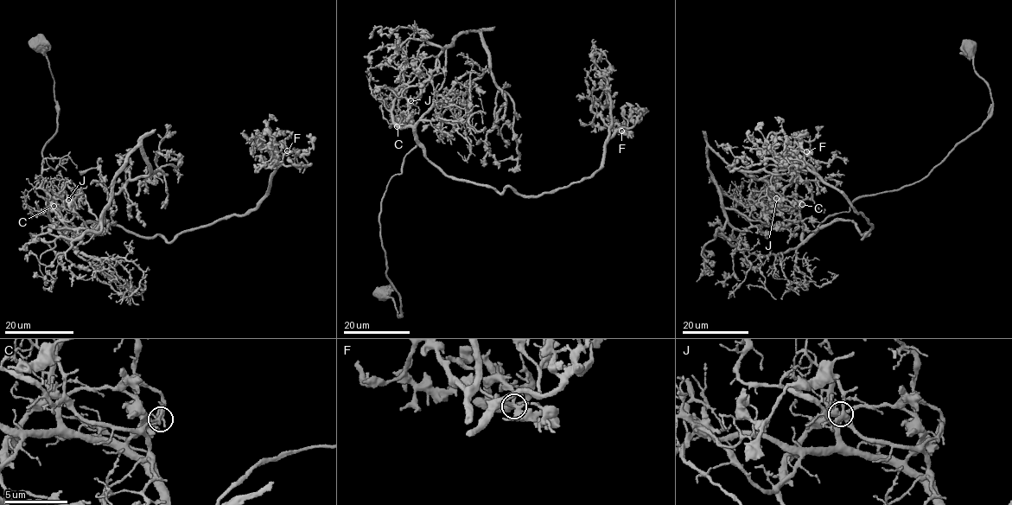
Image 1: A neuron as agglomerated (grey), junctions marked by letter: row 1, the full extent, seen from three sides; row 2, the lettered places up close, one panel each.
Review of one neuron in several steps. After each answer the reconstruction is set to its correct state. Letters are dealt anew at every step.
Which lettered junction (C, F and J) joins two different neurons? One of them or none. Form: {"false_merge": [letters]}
{"false_merge": ["C"]}

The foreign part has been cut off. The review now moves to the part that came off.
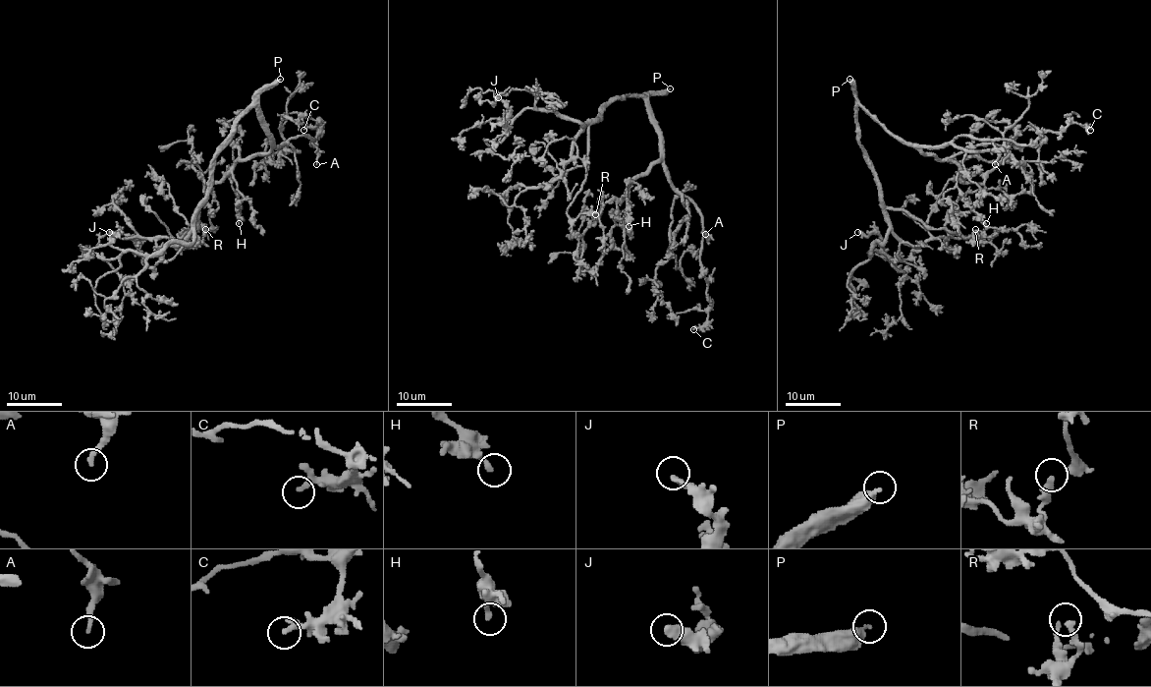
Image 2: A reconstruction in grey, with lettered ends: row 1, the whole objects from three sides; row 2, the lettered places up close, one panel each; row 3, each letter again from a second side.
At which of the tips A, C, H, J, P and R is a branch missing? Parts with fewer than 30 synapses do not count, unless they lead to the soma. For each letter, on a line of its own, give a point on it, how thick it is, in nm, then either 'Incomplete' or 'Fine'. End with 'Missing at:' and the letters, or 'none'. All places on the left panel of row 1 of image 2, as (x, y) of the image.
A: Place: (316, 164). Thickness 240 nm. Fine
C: Place: (303, 130). Thickness 180 nm. Fine
H: Place: (239, 223). Thickness 200 nm. Fine
J: Place: (109, 232). Thickness 320 nm. Fine
P: Place: (280, 79). Thickness 360 nm. Incomplete
R: Place: (205, 229). Thickness 320 nm. Fine
Missing at: P

